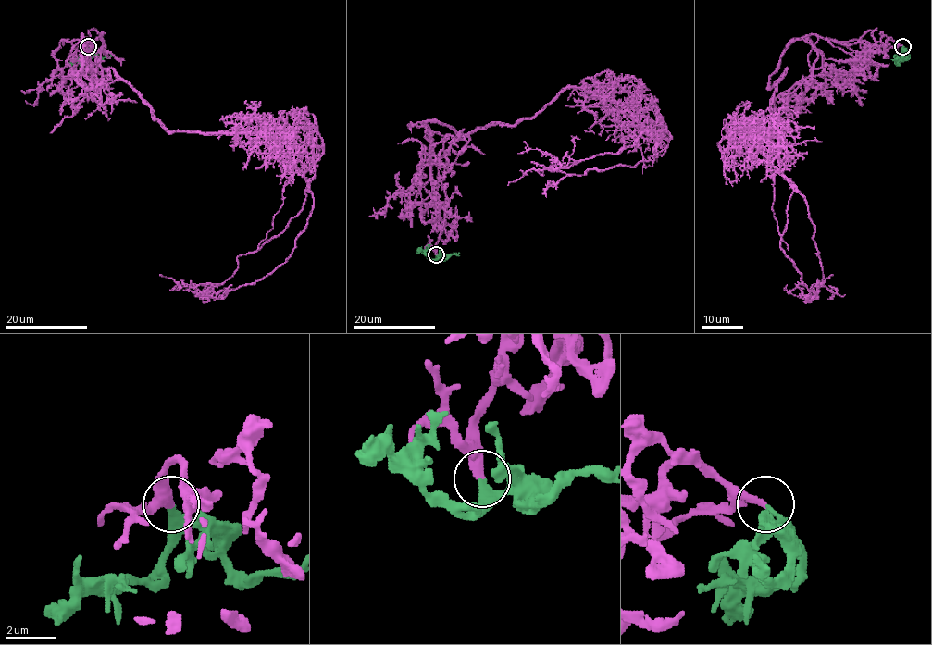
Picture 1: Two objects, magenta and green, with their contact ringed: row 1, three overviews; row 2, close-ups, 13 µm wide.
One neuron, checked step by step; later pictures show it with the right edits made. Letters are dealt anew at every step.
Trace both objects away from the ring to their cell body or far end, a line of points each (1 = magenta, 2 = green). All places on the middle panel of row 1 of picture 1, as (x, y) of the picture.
1: (437, 254), (426, 121), (460, 138), (583, 88), (654, 141), (651, 159), (577, 175), (517, 154)
2: (437, 254), (432, 261), (420, 251), (416, 252)

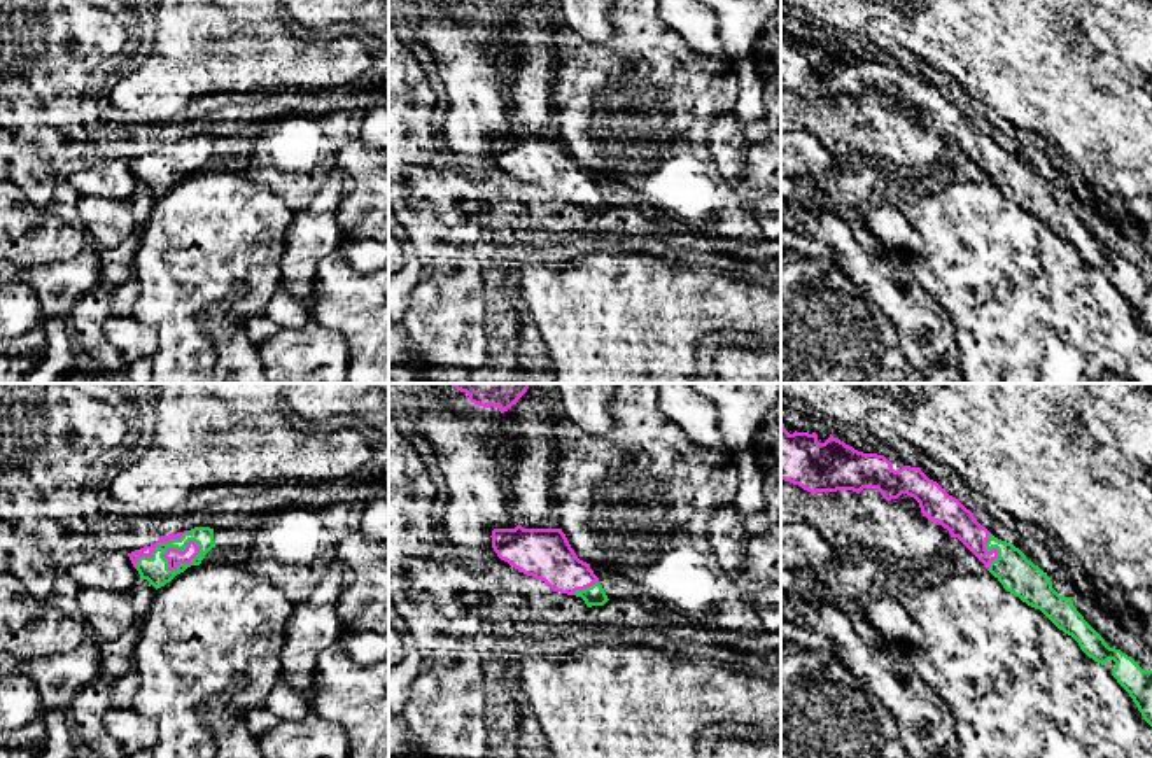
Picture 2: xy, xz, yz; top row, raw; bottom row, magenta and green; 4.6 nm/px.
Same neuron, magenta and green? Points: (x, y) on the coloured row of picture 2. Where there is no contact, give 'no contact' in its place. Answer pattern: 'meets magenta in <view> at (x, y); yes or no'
meets magenta in xy at (186, 562); yes

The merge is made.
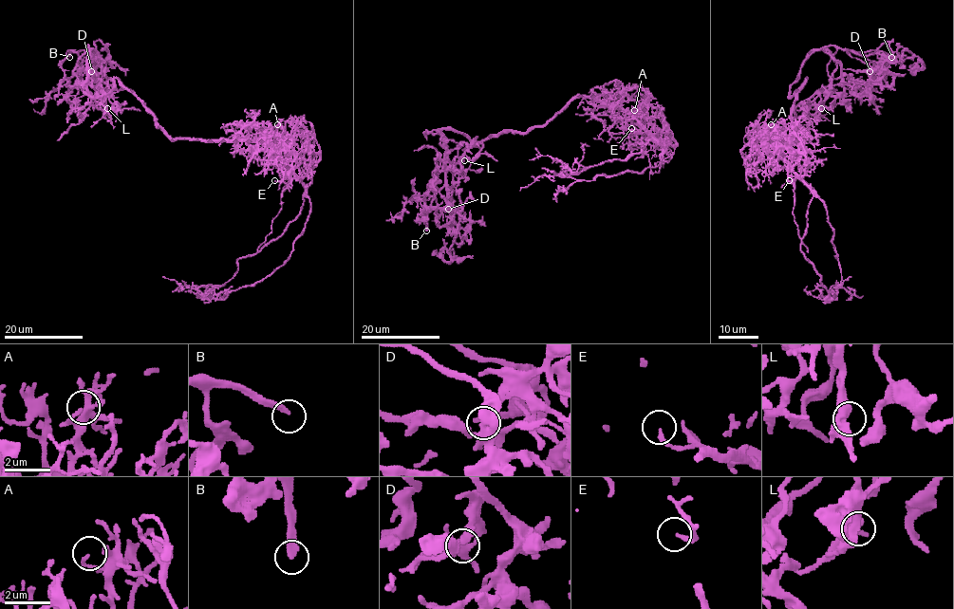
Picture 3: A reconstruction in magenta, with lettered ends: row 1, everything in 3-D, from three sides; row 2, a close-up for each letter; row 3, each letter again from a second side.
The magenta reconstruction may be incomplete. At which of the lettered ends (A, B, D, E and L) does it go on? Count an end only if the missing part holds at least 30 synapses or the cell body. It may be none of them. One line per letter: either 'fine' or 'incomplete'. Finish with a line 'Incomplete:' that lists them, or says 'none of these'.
A: fine
B: incomplete
D: fine
E: fine
L: fine
Incomplete: B

